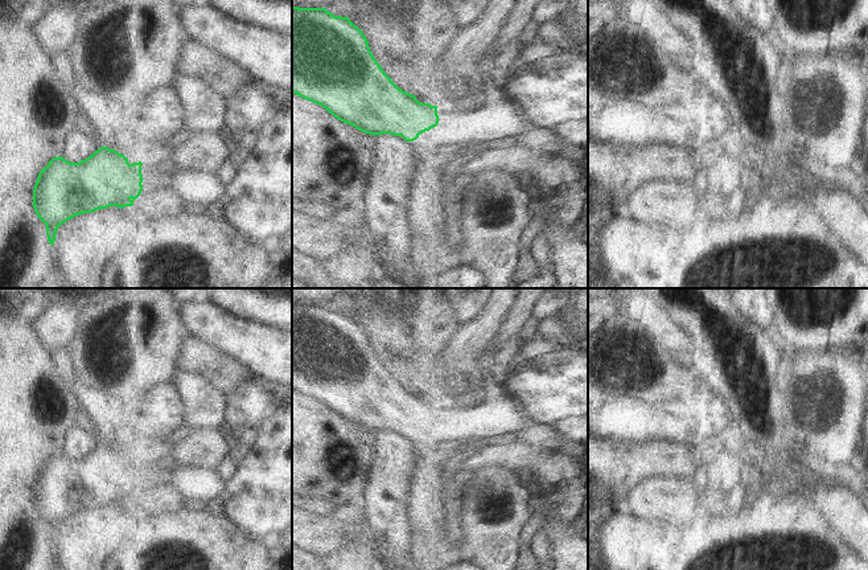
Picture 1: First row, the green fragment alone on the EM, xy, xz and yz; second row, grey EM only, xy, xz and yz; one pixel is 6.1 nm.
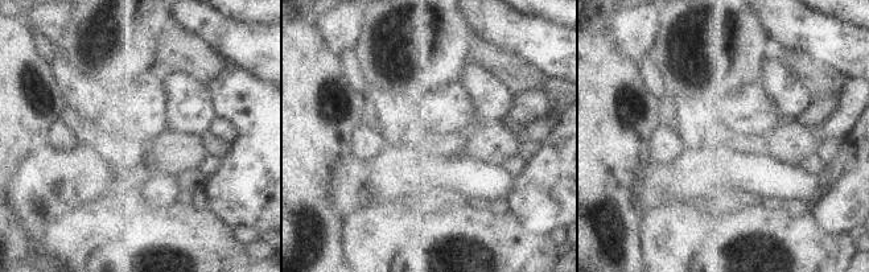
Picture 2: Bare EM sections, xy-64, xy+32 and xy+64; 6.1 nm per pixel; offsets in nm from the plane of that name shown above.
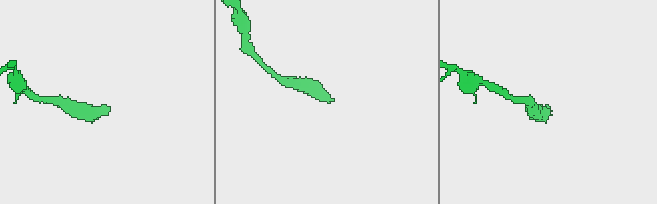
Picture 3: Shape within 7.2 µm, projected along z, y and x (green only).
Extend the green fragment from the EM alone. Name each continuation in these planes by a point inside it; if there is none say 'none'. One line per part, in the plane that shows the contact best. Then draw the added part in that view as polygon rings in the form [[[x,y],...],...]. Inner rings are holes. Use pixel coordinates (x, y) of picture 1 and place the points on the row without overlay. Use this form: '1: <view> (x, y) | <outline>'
1: xy (160, 476) | [[[156,456],[143,459],[143,484],[147,491],[172,501],[199,499],[205,504],[219,501],[227,487],[215,469],[178,468]]]

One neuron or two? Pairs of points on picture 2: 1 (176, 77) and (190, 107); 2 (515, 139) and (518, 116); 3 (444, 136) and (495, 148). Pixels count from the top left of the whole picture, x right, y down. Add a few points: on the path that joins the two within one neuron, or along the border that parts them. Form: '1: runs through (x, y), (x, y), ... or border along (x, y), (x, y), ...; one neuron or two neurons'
1: runs through (178, 85), (189, 99); one neuron
2: border along (505, 122), (519, 130); two neurons
3: border along (481, 124), (476, 130); two neurons

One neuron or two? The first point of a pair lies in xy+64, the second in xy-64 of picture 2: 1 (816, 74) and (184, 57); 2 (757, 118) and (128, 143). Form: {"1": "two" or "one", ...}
{"1": "one", "2": "one"}

